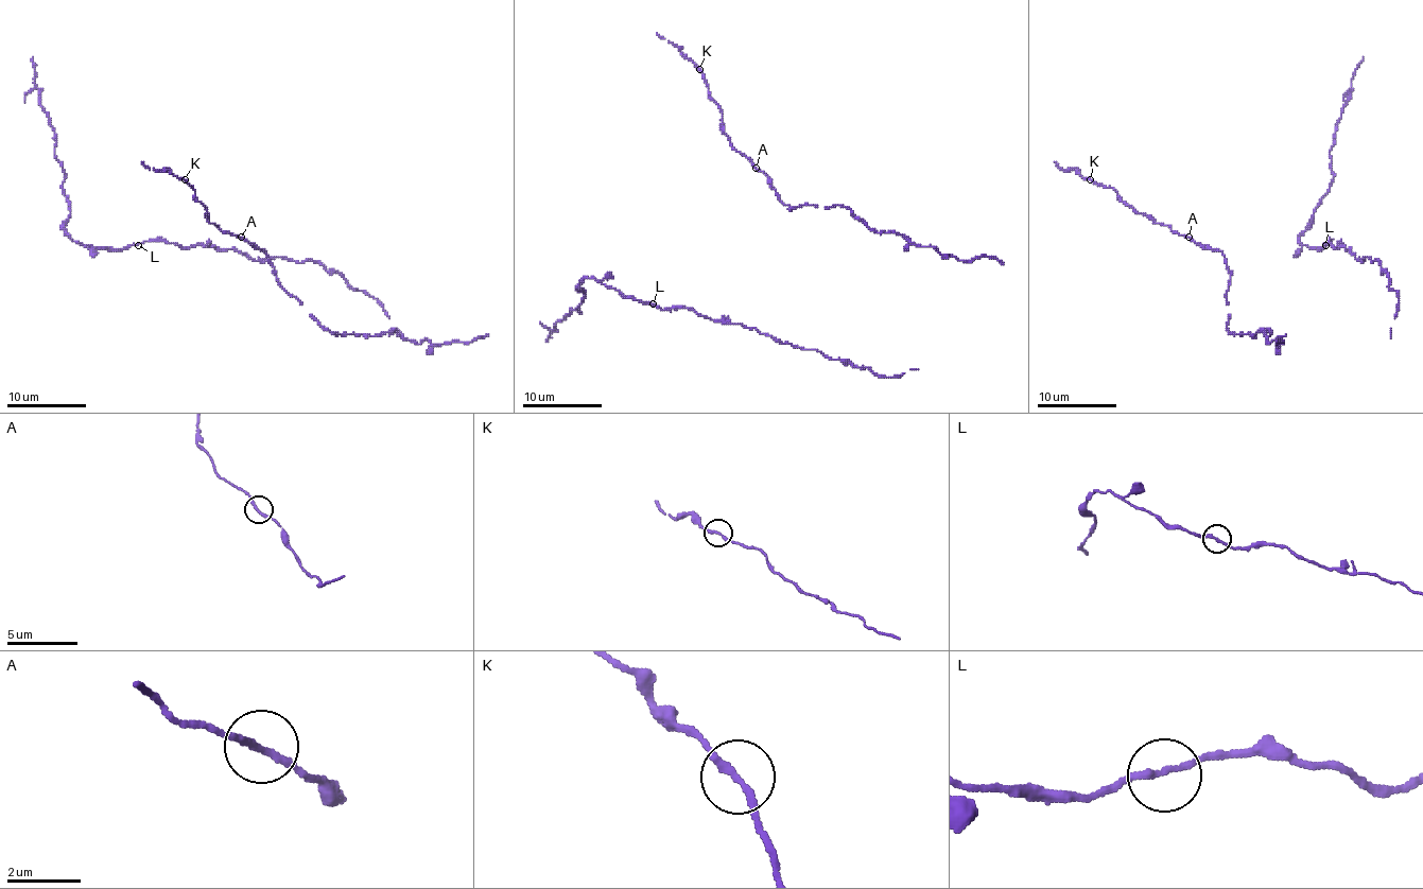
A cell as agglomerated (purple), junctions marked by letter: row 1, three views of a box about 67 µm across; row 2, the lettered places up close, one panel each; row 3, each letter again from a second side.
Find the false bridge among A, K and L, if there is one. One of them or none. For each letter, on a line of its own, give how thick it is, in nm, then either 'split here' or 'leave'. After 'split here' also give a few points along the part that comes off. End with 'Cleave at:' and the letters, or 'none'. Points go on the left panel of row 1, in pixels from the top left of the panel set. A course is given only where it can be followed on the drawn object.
A: 190 nm | leave
K: 190 nm | leave
L: 190 nm | leave
Cleave at: none

